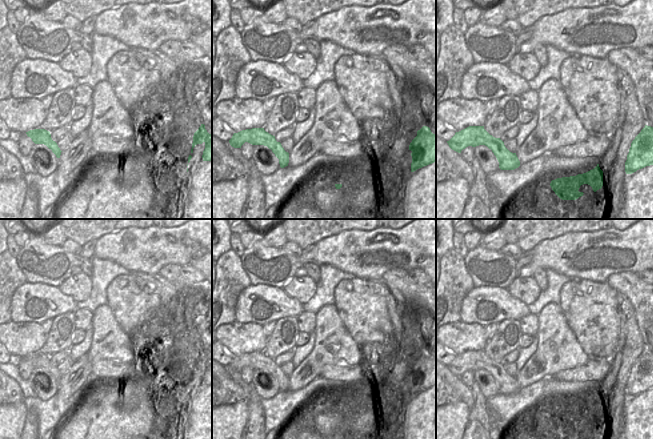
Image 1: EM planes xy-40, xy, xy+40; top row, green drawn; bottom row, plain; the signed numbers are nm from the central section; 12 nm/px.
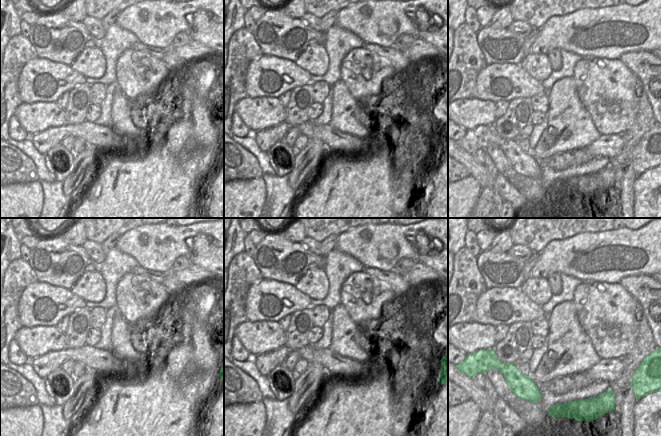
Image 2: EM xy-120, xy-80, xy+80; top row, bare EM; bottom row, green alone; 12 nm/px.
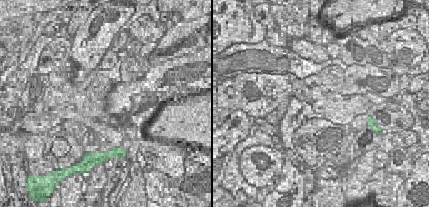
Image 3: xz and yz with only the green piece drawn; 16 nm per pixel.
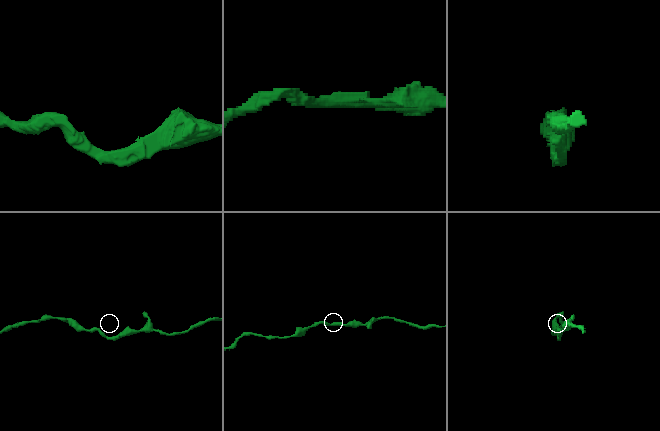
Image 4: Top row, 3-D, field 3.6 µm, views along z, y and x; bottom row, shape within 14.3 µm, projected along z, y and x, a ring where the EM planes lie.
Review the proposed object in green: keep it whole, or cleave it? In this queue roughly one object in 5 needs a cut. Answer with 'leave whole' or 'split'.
leave whole

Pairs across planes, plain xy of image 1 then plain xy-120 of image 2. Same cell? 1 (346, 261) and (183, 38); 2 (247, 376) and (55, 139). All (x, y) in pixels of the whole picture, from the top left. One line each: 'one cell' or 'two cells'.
1: two cells
2: one cell

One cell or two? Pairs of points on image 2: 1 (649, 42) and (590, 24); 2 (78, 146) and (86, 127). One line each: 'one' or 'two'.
1: one
2: two

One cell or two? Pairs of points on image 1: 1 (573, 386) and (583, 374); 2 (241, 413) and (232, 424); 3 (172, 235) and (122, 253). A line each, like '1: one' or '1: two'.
1: two
2: one
3: one

